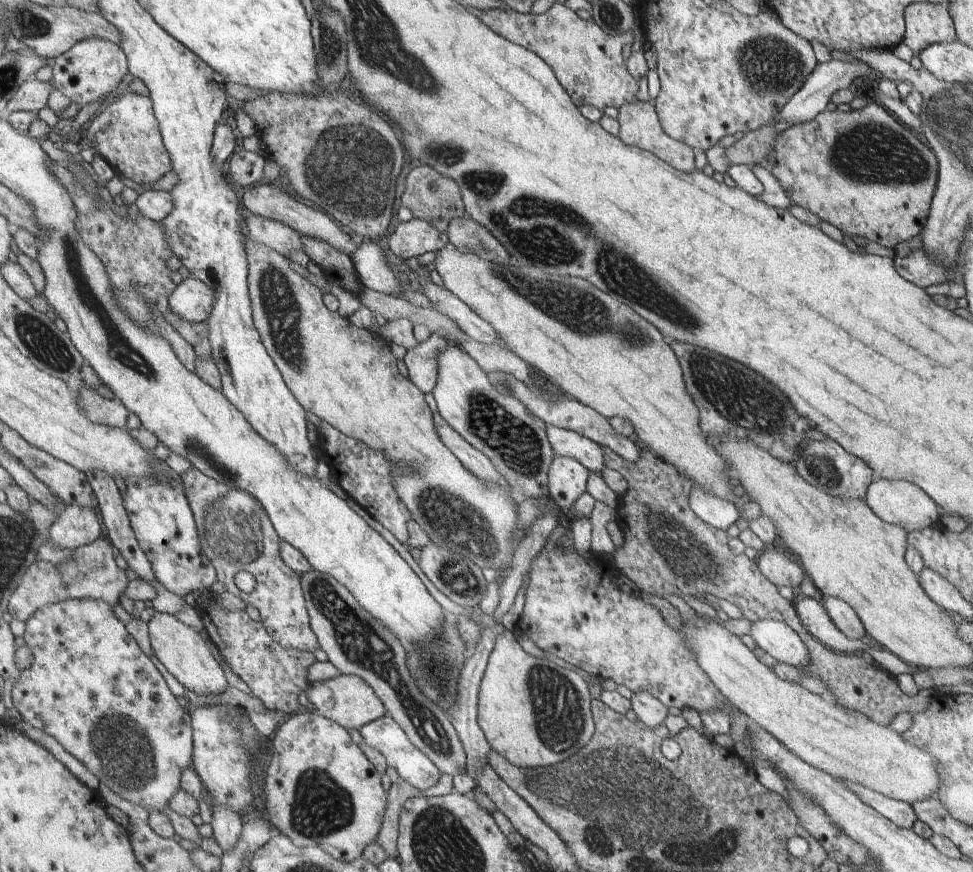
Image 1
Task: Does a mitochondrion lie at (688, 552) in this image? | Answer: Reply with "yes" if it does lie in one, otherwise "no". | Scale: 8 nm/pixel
yes

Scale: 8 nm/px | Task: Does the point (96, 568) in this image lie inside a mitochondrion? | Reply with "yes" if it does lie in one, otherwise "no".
yes

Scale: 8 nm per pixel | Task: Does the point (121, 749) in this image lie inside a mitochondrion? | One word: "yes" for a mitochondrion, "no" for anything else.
yes

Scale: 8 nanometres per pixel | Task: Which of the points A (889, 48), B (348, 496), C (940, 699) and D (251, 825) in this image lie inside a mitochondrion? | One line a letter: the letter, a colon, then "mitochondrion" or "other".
A: other
B: other
C: other
D: other

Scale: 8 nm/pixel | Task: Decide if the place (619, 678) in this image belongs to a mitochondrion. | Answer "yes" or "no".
no

